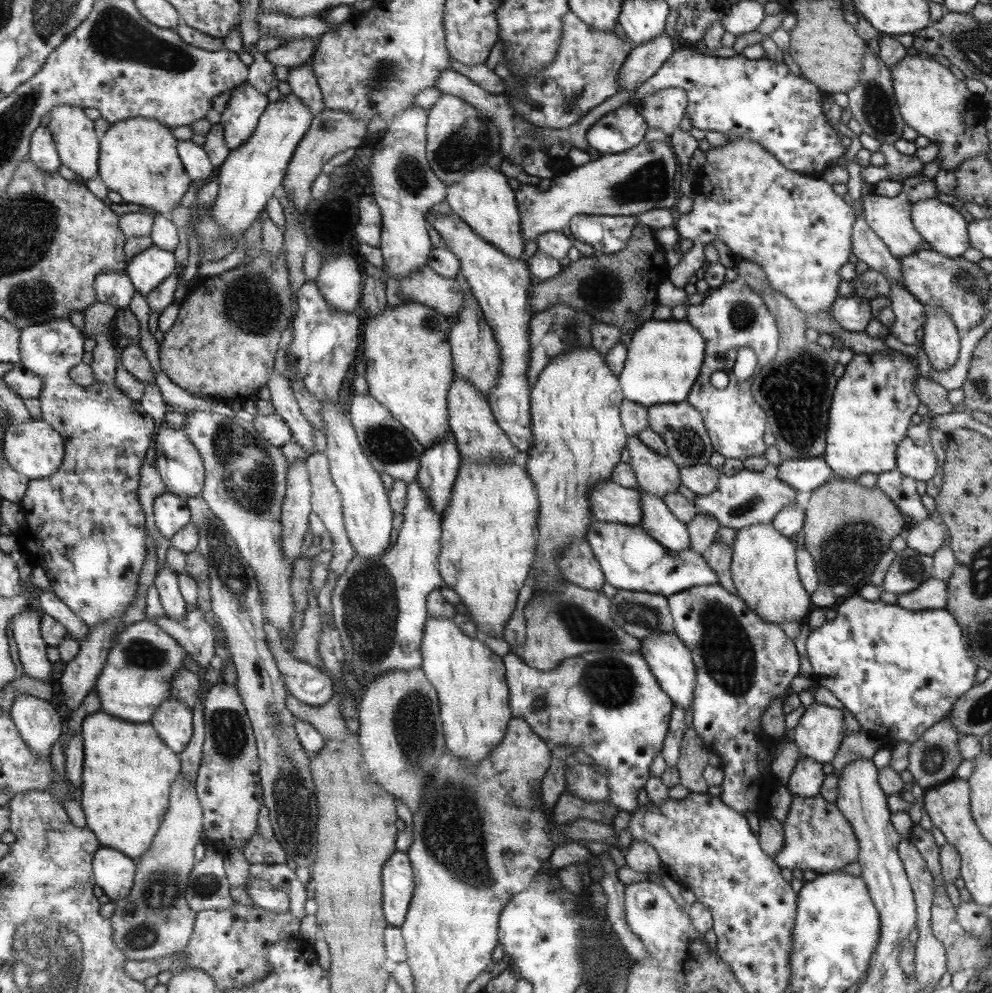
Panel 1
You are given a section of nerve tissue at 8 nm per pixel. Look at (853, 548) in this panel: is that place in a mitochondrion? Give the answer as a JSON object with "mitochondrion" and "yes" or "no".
{"mitochondrion":"yes"}

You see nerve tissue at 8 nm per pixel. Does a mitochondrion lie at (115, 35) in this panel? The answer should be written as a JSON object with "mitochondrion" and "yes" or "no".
{"mitochondrion":"yes"}

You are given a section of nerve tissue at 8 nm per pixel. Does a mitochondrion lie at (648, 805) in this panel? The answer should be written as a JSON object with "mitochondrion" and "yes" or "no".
{"mitochondrion":"no"}

